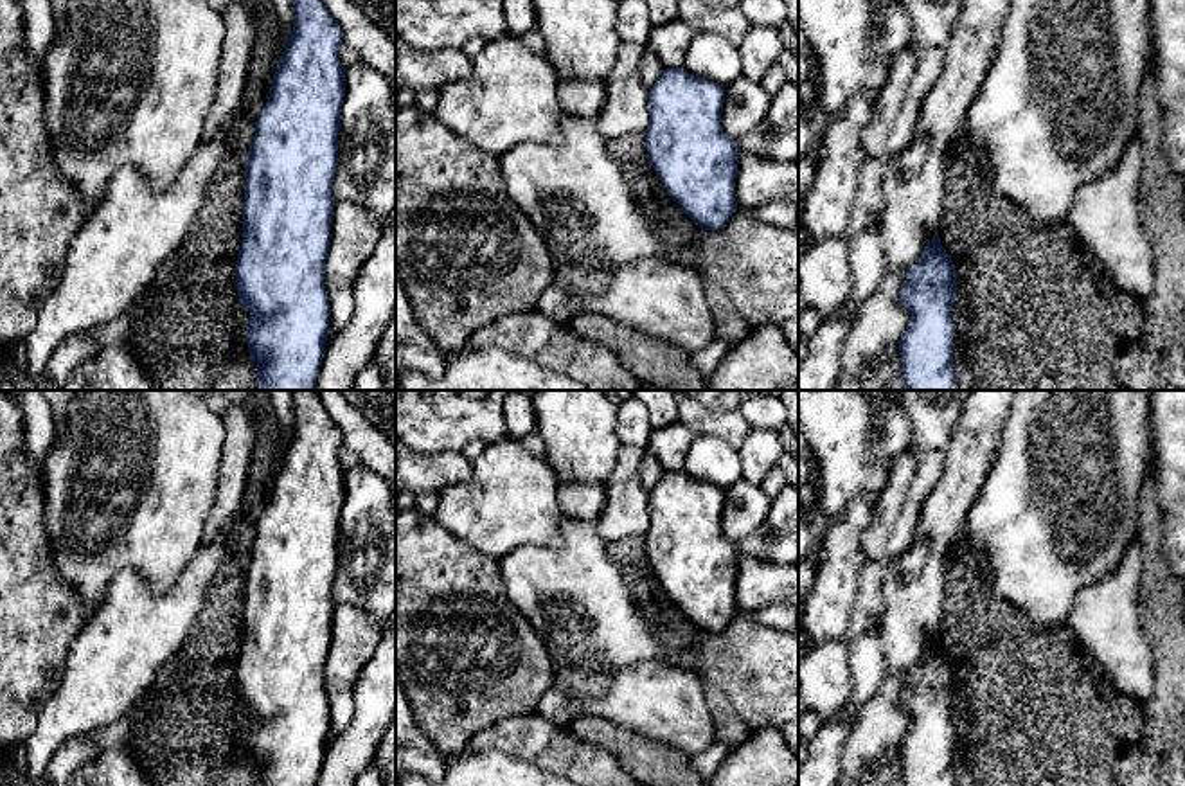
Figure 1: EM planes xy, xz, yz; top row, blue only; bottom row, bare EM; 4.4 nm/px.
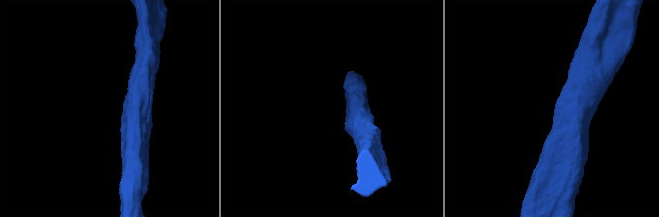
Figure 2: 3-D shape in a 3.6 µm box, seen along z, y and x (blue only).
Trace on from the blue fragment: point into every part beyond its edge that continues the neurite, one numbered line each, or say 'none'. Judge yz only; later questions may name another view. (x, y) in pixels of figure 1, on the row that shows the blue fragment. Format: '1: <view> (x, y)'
none

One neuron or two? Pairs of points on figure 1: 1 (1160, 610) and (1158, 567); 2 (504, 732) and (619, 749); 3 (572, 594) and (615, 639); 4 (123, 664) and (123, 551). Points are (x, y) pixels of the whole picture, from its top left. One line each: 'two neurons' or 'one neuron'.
1: one neuron
2: two neurons
3: one neuron
4: two neurons

